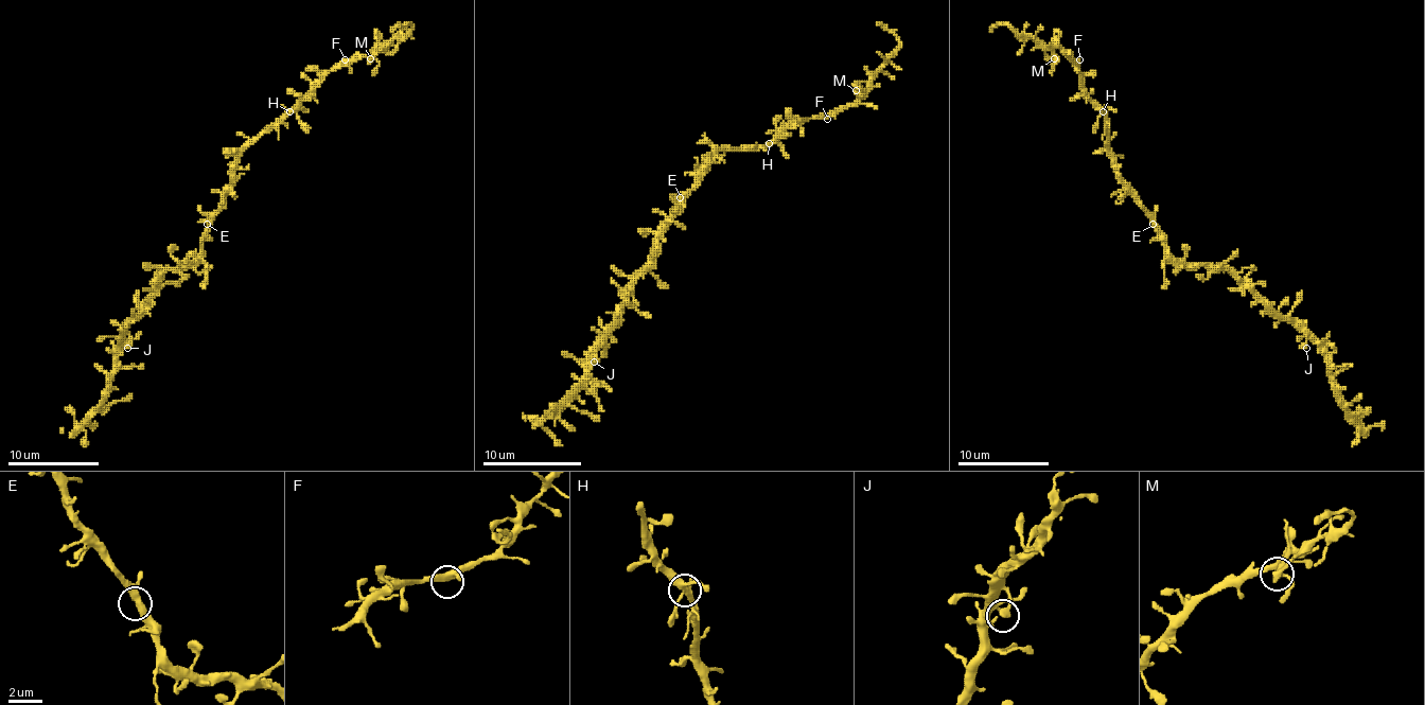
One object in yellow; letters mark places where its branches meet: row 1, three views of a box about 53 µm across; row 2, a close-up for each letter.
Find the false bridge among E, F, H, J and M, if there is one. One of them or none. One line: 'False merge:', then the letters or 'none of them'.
False merge: M

